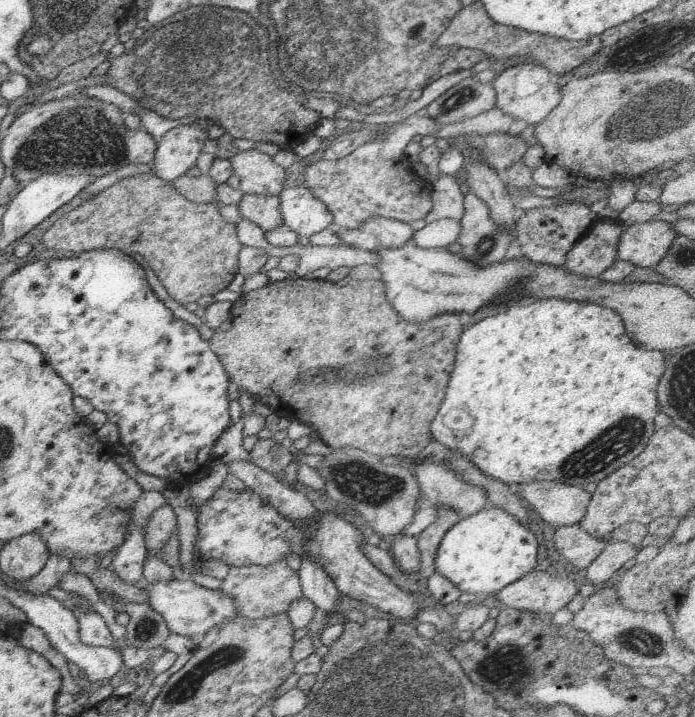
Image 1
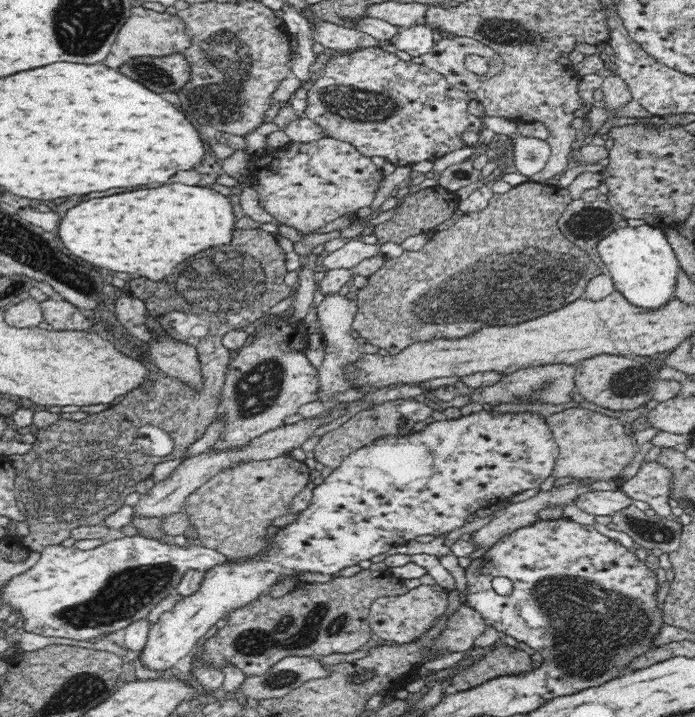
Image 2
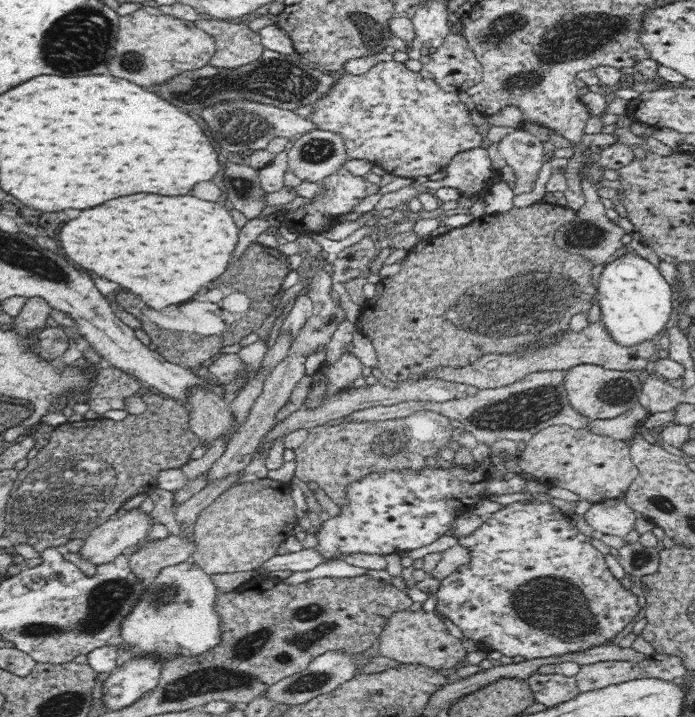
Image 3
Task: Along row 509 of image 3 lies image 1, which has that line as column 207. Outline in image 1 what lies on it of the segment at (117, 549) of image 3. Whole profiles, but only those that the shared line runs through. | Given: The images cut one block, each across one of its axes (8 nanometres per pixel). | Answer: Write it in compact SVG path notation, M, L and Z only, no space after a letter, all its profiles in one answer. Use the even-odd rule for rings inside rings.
M186 121L171 126L158 143L152 160L152 170L159 179L172 183L183 177L202 152L205 141L210 140L209 132L200 124L188 124Z

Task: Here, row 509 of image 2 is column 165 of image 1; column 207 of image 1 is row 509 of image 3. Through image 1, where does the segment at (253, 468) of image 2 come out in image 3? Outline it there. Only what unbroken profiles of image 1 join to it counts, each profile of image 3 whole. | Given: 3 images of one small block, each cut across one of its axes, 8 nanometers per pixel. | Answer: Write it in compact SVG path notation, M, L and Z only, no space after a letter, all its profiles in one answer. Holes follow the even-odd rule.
M268 477L228 486L196 518L192 539L195 549L191 554L191 562L208 575L256 571L261 568L263 562L277 555L281 539L293 534L293 528L297 525L290 492L290 483Z

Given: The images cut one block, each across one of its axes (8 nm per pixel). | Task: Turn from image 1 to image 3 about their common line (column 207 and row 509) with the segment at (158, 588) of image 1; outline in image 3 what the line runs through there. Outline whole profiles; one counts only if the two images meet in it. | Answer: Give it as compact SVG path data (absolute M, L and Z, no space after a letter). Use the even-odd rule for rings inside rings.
M614 498L594 503L583 517L596 530L597 535L613 534L624 538L634 529L639 514L630 509L624 500Z

